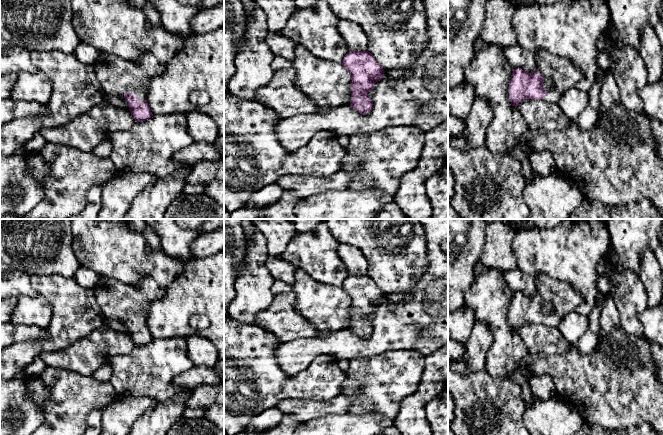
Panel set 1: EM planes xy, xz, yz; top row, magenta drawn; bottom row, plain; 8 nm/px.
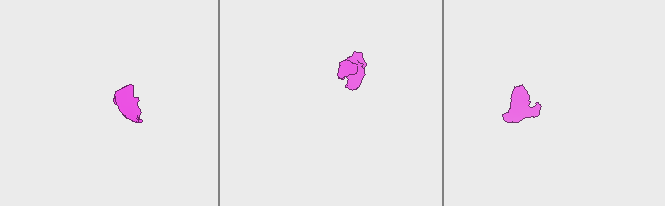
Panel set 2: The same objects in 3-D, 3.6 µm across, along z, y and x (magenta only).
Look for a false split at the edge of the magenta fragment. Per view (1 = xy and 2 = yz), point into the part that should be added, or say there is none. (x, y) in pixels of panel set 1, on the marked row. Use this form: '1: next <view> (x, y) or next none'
1: next xy (118, 76)
2: next yz (564, 74)

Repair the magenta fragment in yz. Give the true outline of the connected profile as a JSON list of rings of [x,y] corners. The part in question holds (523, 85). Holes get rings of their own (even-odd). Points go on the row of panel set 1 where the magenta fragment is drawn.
[[[544,49],[535,52],[535,59],[538,70],[534,73],[525,72],[521,68],[512,70],[508,94],[512,105],[516,108],[524,99],[558,103],[565,91],[574,87],[586,76],[573,61],[555,56]],[[546,78],[550,78],[553,83],[553,88],[547,92],[542,88]]]

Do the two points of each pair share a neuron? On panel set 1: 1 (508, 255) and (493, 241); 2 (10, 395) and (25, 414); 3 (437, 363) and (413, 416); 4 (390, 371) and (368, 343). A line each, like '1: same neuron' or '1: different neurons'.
1: same neuron
2: same neuron
3: same neuron
4: different neurons

